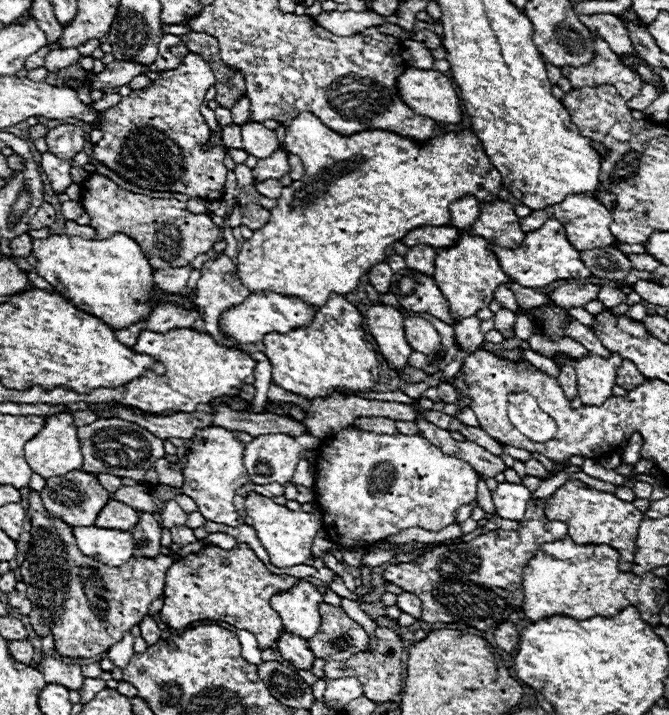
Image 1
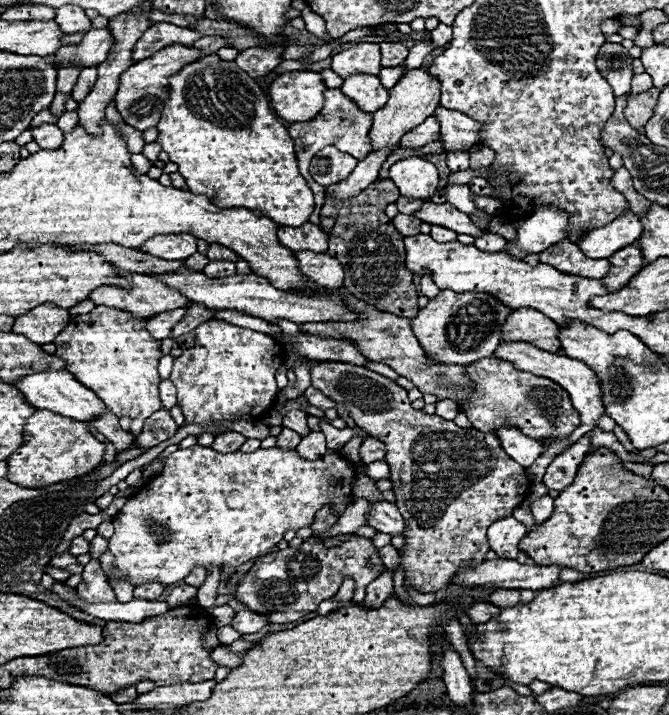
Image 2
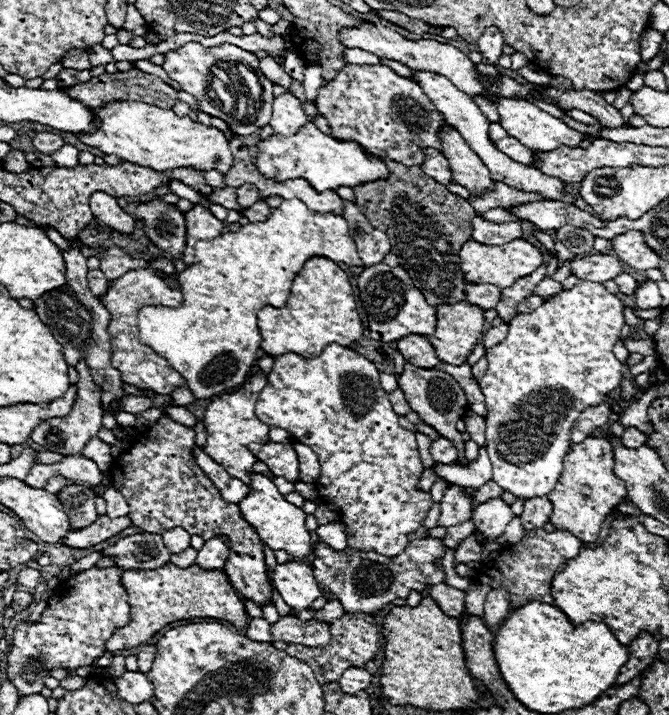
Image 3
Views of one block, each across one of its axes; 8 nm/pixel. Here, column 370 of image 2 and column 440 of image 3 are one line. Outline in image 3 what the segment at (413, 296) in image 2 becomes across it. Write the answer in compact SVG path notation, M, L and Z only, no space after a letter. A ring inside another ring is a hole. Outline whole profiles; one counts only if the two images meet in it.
M388 160L392 176L376 184L354 188L356 206L364 212L374 228L386 232L392 254L400 258L400 266L412 276L412 282L422 290L432 306L464 302L464 276L460 272L460 248L472 238L474 208L460 196L448 192L440 182L426 176L420 166L402 166Z

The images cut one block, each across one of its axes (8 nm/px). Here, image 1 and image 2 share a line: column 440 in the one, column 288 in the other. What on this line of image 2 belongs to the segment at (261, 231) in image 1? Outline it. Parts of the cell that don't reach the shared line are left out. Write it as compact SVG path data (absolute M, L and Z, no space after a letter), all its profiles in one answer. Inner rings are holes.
M218 54L202 56L186 64L170 78L168 100L162 108L162 120L156 124L156 142L178 164L192 194L206 194L220 208L248 208L254 214L266 216L280 226L302 226L314 212L314 196L296 166L294 144L268 106L264 90L242 72L234 62L220 60Z

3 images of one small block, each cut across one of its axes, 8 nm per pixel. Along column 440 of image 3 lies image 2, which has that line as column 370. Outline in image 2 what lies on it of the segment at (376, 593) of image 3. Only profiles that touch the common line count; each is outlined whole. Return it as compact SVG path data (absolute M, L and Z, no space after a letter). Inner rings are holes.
M352 536L332 548L322 546L318 538L308 538L298 550L288 546L258 558L232 594L248 610L266 616L274 624L286 624L302 618L308 612L316 612L320 602L336 596L342 580L348 576L356 580L354 602L360 604L364 600L366 586L380 574L380 570L382 560L368 538Z

